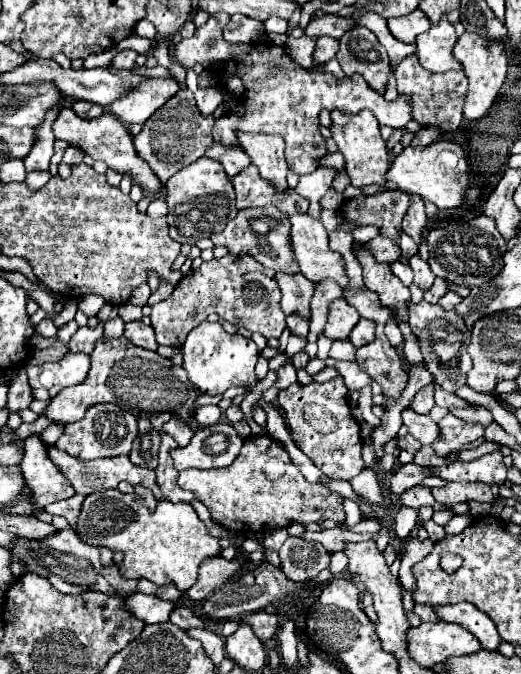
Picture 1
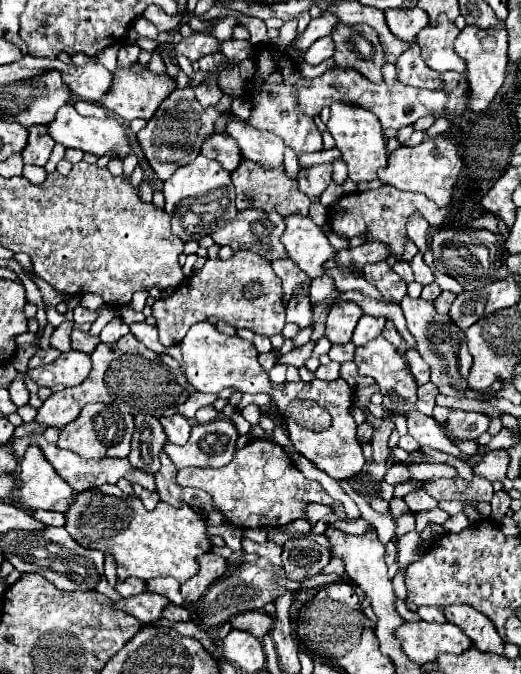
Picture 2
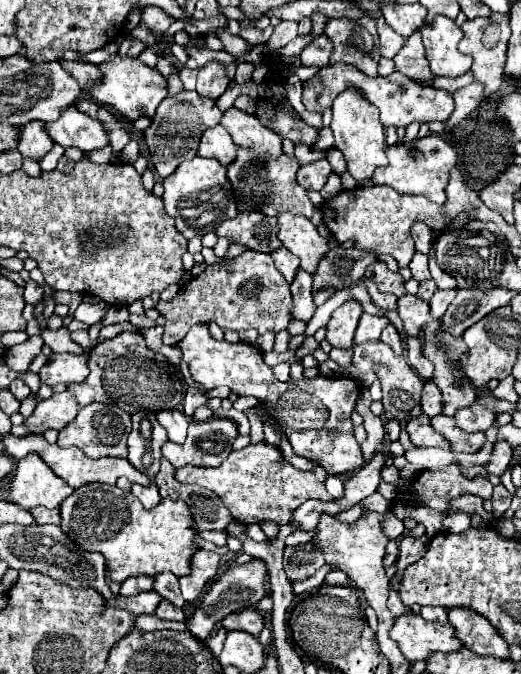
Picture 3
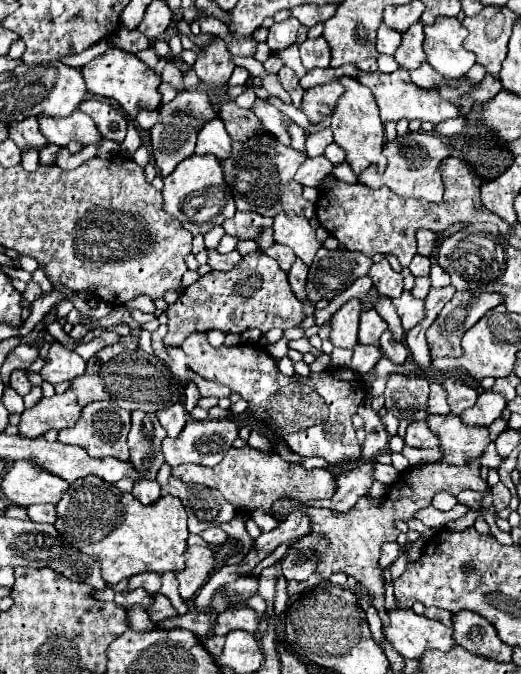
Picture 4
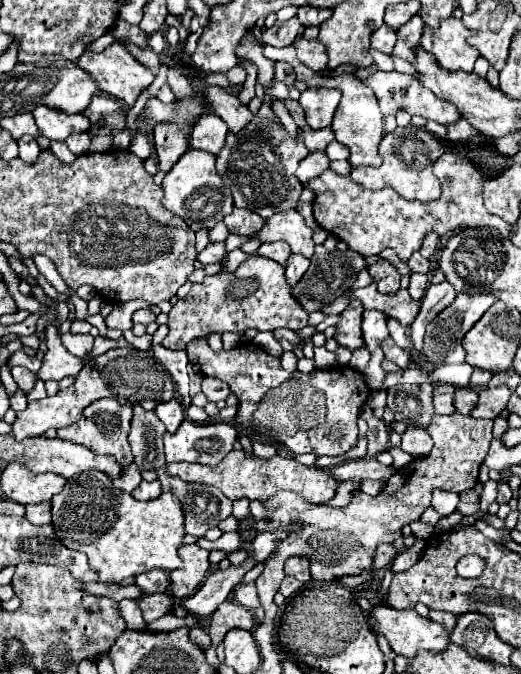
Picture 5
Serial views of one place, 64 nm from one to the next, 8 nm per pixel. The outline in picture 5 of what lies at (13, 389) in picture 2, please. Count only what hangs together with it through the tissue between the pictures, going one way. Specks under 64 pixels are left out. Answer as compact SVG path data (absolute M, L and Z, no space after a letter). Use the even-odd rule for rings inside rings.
M14 366L12 368L12 376L14 376L14 382L18 384L18 388L22 390L22 392L30 392L32 388L34 388L34 384L36 384L36 374L34 372L30 372L28 368L24 368L24 366Z

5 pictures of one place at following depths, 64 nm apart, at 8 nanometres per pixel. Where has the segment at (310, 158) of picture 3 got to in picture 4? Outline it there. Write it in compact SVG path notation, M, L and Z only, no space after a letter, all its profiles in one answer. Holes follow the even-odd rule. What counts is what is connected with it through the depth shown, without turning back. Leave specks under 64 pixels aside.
M284 116L283 118L288 122L287 131L291 138L291 147L299 152L305 152L305 130L287 116Z

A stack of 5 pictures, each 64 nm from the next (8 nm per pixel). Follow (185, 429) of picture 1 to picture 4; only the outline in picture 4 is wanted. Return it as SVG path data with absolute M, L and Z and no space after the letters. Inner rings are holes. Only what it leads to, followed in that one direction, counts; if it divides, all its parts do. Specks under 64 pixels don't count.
M176 402L176 404L172 404L172 406L168 406L168 408L158 410L158 412L156 412L156 416L158 416L160 424L166 428L166 432L168 432L168 436L170 436L170 438L176 438L176 436L180 434L180 430L184 428L186 420L188 420L184 406L182 406L182 404L178 404L178 402Z

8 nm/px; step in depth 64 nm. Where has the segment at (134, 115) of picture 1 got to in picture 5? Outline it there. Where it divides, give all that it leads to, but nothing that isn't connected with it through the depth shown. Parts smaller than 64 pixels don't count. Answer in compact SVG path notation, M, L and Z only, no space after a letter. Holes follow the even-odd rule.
M112 42L108 48L104 48L102 52L92 52L86 48L86 52L82 52L82 56L76 60L80 68L84 68L86 72L90 72L92 76L96 76L98 80L98 88L106 94L116 96L118 100L124 100L130 108L136 102L136 98L140 96L140 92L144 92L152 82L154 82L154 72L148 70L146 66L142 66L136 58L130 56L130 52L122 46Z

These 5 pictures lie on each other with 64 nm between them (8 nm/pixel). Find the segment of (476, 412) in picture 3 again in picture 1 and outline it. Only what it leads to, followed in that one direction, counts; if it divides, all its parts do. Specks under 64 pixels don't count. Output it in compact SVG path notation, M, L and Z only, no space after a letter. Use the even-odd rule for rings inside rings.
M450 412L438 422L440 426L440 440L432 444L434 452L440 456L450 454L452 450L460 450L466 444L478 440L484 434L484 426L482 424L464 424L464 420L456 420L456 416L452 416Z

